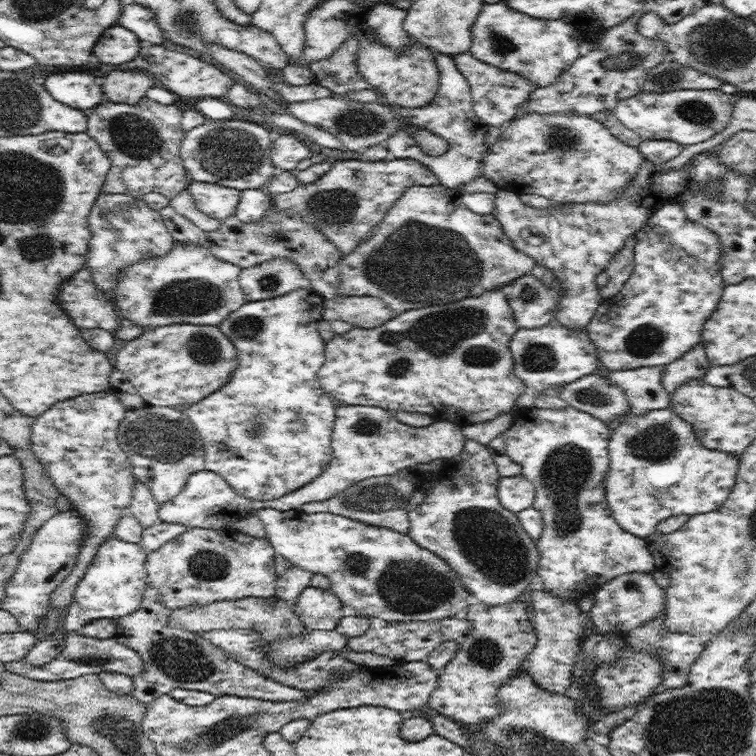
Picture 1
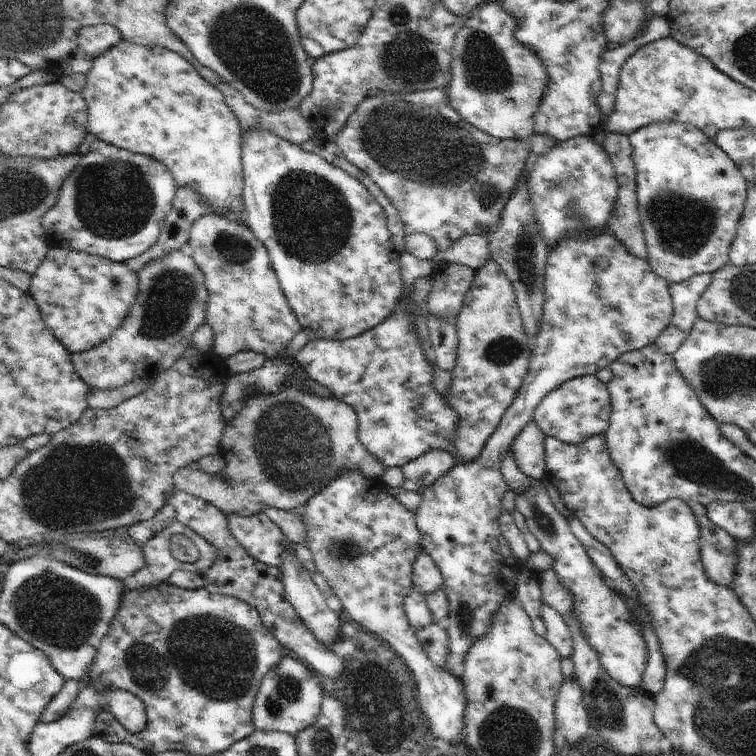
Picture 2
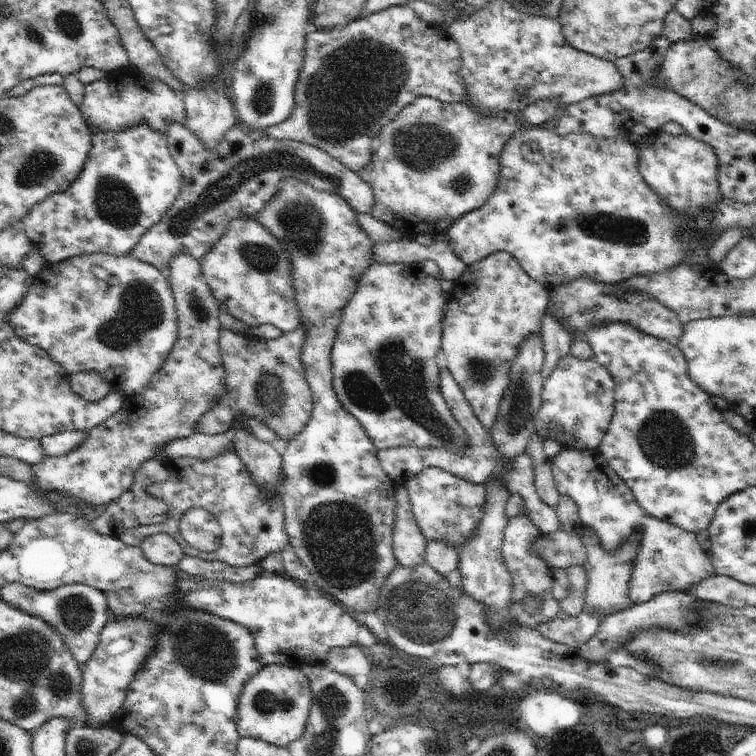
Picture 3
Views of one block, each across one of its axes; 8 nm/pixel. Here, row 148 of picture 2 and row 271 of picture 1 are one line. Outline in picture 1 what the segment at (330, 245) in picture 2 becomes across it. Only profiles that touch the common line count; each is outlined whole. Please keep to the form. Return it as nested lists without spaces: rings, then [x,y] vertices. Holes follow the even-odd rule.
[[[276,257],[241,269],[239,283],[249,302],[284,296],[299,288],[311,288],[311,280],[290,257]]]

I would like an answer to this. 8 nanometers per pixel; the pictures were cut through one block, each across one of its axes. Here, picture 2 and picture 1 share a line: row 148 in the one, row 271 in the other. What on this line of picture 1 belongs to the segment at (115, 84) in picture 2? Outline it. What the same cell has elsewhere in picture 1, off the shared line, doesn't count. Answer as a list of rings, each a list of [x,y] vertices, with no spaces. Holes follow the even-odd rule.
[[[174,242],[174,249],[168,254],[143,258],[121,270],[117,288],[110,298],[115,300],[114,305],[124,322],[132,322],[143,329],[180,323],[219,326],[230,313],[247,302],[239,283],[241,269],[241,266],[216,258],[200,245]]]

